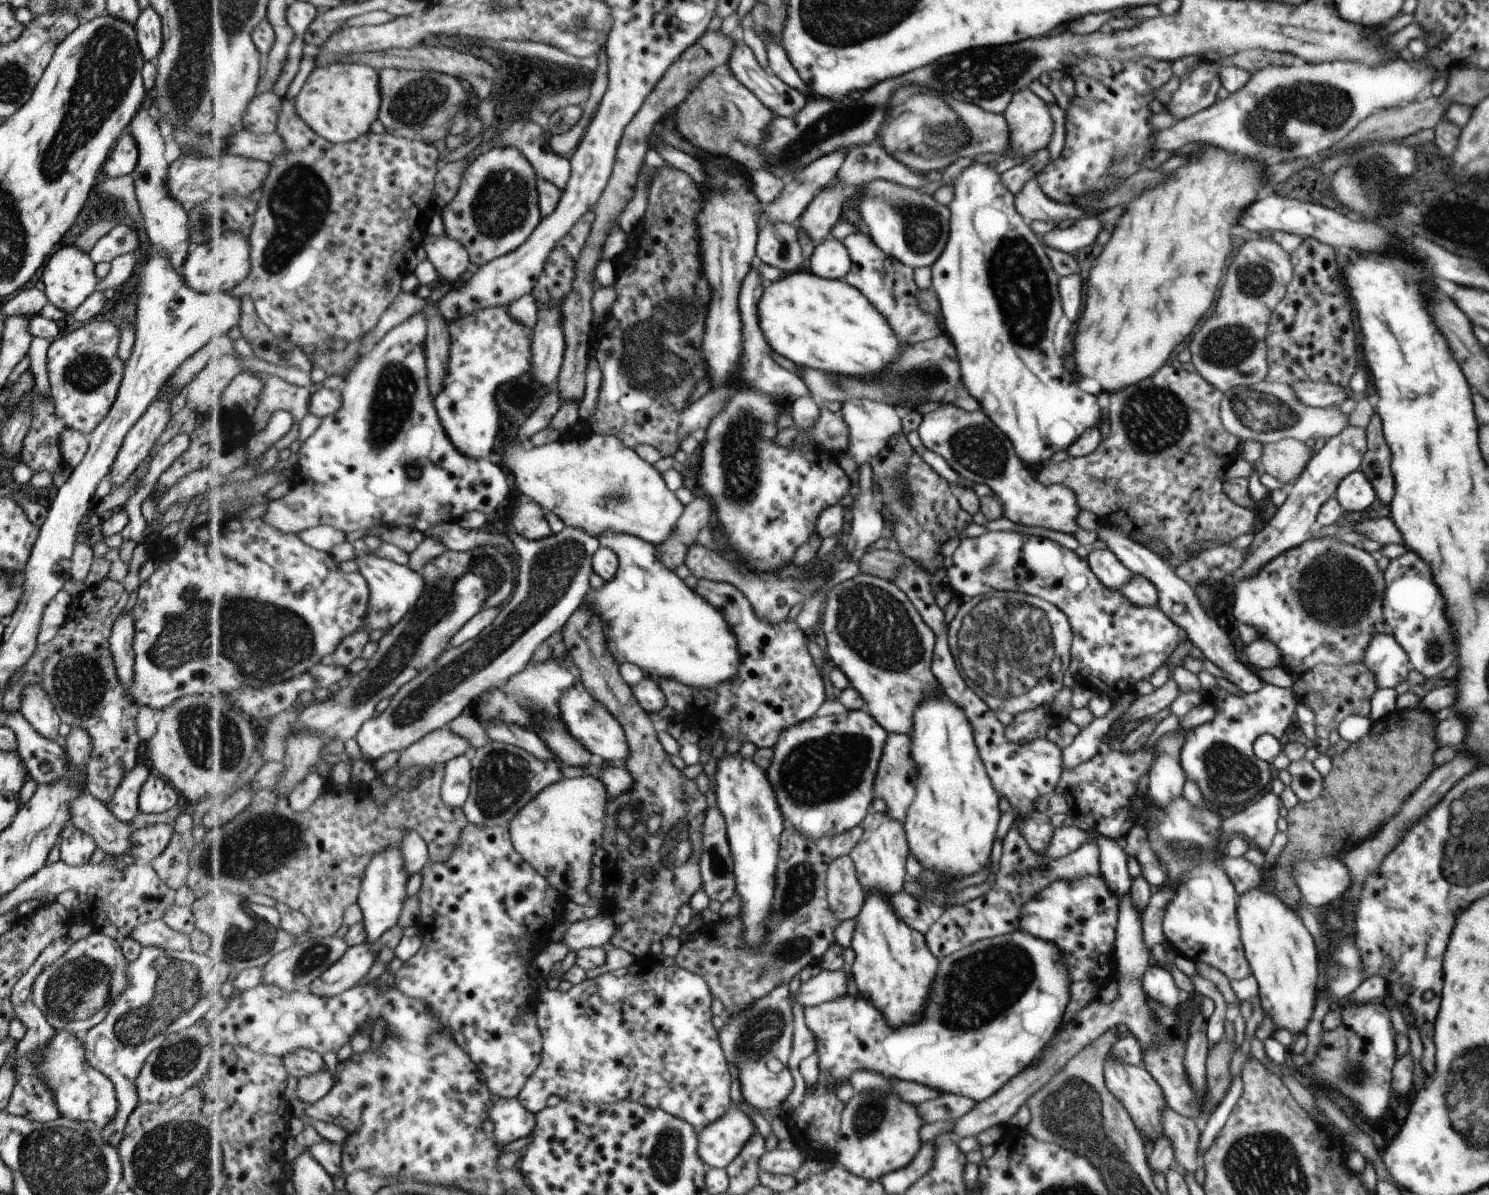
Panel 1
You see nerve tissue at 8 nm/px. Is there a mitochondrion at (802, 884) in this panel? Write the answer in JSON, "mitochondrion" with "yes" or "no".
{"mitochondrion":"yes"}

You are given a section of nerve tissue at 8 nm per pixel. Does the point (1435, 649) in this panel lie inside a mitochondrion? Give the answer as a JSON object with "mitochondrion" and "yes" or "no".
{"mitochondrion":"yes"}

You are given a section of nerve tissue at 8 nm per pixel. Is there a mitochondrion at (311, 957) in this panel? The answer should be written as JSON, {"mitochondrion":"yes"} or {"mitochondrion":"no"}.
{"mitochondrion":"yes"}

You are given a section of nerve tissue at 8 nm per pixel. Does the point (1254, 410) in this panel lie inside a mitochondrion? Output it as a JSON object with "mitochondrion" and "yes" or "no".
{"mitochondrion":"yes"}

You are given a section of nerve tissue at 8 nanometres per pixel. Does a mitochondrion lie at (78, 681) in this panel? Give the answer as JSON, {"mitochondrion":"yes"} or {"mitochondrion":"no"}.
{"mitochondrion":"yes"}

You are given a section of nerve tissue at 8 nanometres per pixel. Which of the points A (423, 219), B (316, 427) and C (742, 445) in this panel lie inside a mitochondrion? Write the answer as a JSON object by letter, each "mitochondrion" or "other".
{"A":"other","B":"other","C":"mitochondrion"}

